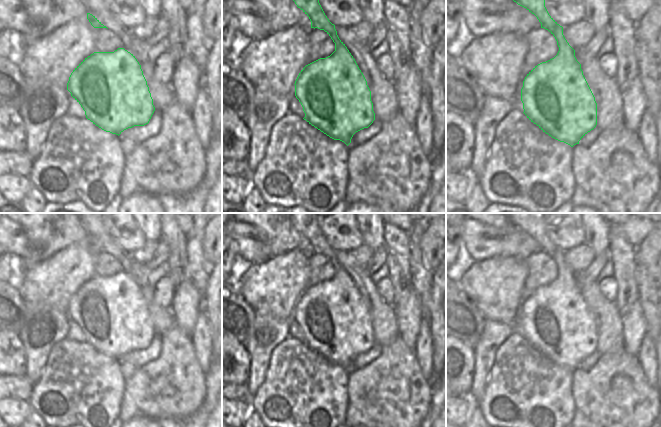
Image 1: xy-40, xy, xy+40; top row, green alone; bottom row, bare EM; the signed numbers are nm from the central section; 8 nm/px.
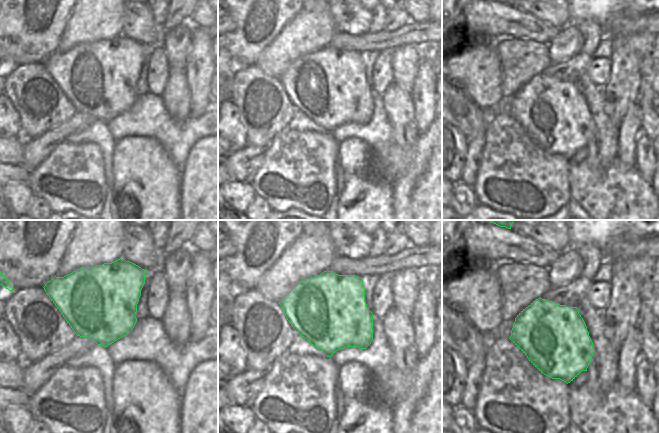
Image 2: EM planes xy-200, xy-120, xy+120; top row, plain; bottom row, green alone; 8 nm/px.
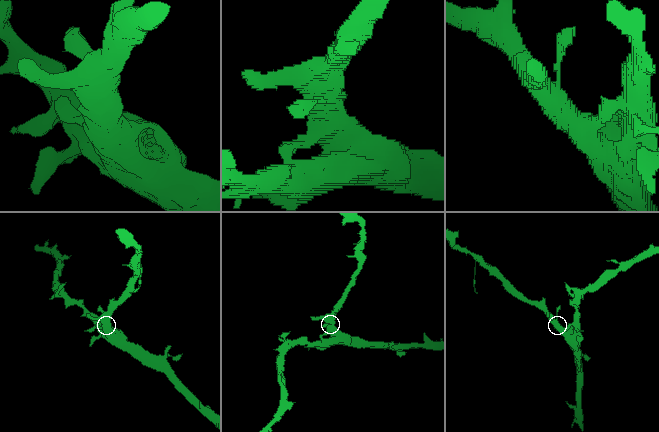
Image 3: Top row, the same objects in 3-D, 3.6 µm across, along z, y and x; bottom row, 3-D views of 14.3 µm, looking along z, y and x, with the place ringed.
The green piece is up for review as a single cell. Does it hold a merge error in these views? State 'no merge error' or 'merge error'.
no merge error

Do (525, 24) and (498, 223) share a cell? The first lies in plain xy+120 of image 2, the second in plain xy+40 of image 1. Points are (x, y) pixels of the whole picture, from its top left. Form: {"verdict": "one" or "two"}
{"verdict": "two"}

